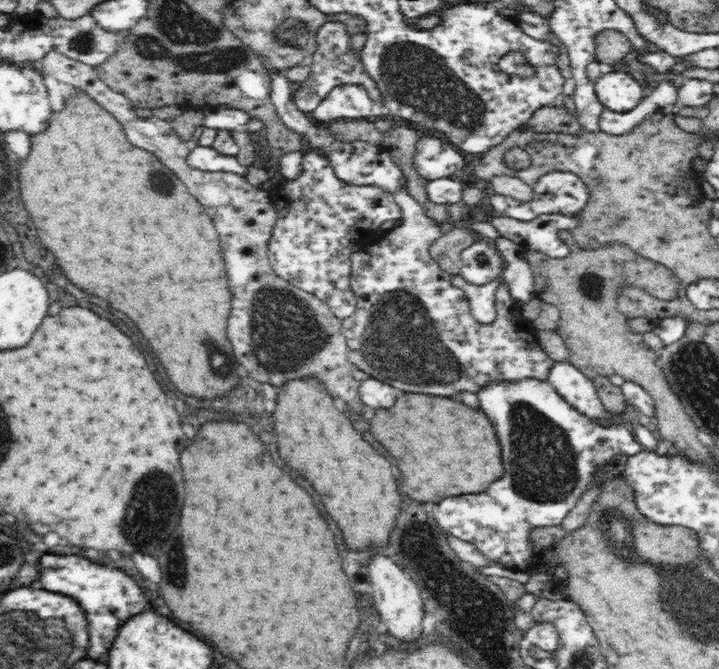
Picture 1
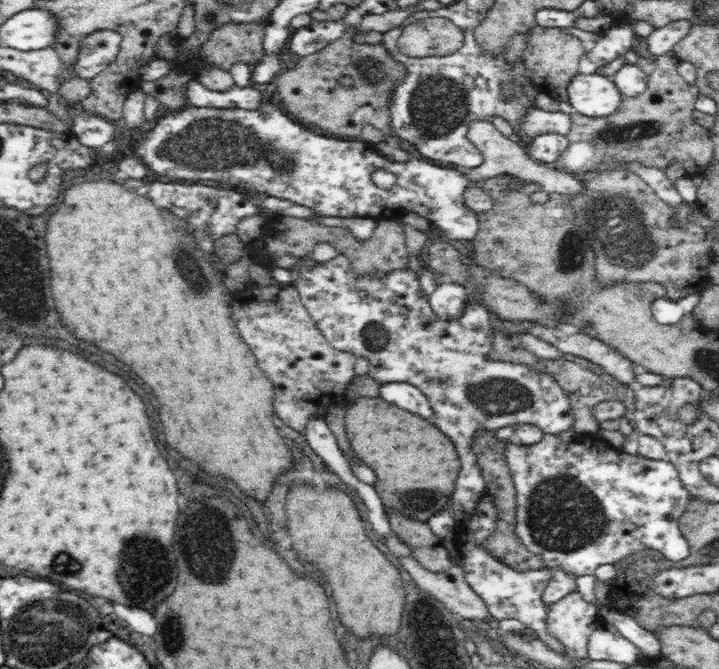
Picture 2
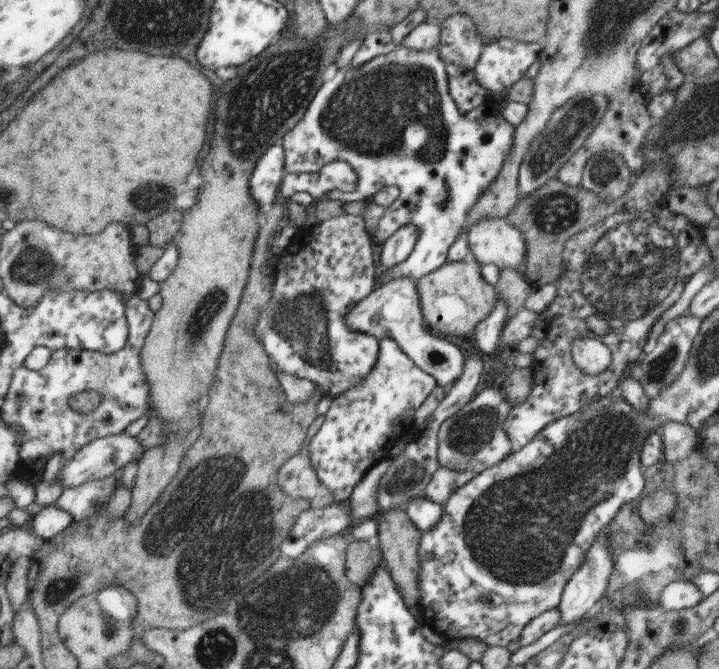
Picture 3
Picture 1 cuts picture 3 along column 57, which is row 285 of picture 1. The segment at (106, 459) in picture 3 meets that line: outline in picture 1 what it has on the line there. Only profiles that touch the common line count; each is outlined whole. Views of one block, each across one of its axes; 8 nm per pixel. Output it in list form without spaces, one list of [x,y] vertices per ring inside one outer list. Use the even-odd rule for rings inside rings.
[[[476,241],[461,252],[460,276],[470,284],[482,286],[501,279],[505,261],[504,255],[496,247]]]

